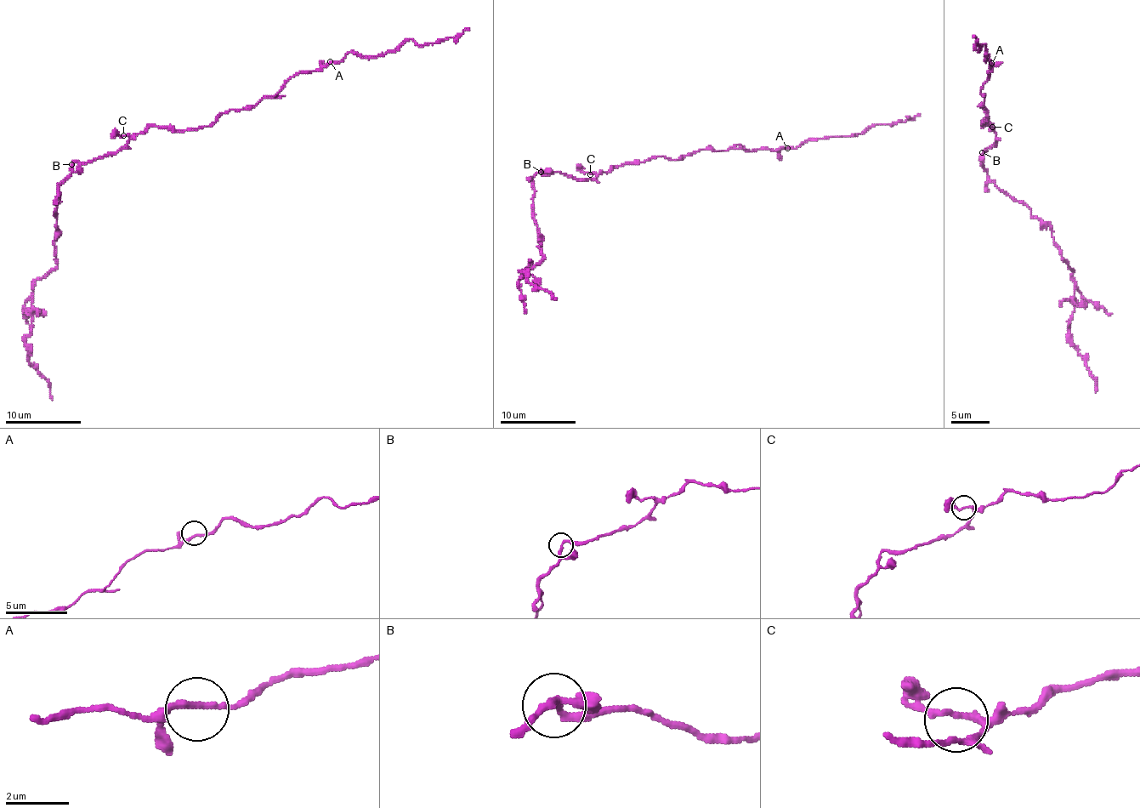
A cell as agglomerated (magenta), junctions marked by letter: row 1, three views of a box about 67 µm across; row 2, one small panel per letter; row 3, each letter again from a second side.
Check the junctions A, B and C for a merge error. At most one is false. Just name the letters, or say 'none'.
none

